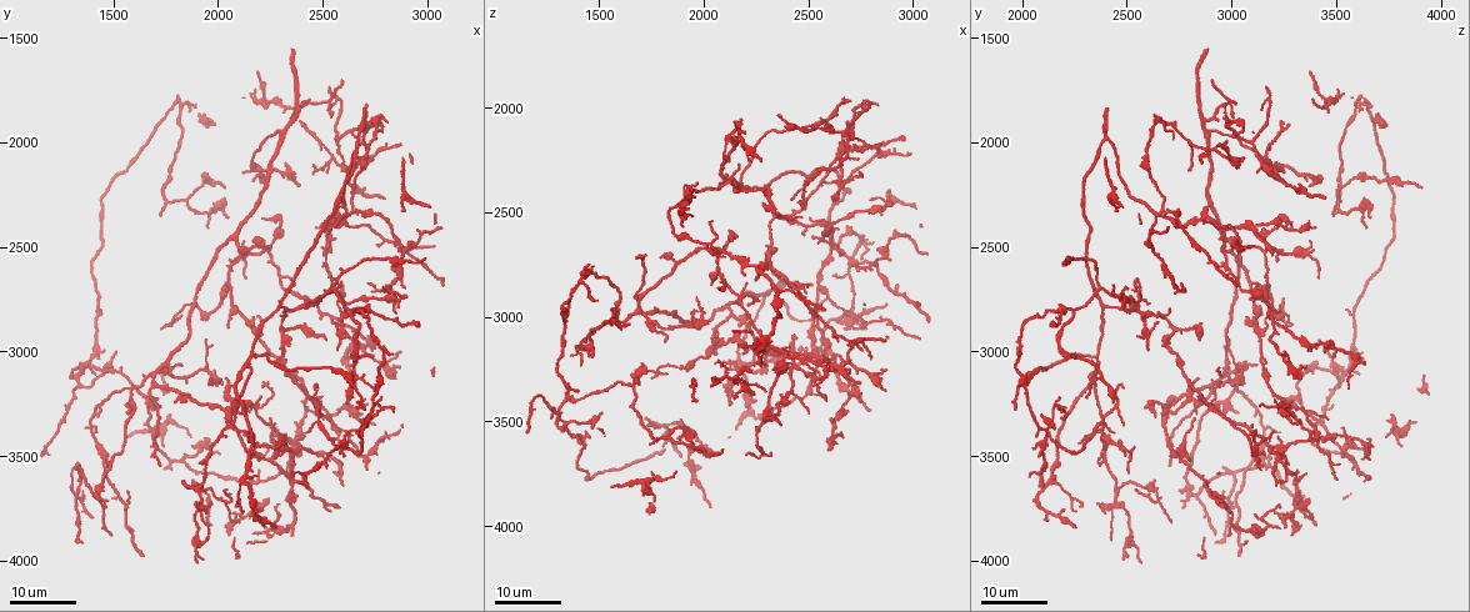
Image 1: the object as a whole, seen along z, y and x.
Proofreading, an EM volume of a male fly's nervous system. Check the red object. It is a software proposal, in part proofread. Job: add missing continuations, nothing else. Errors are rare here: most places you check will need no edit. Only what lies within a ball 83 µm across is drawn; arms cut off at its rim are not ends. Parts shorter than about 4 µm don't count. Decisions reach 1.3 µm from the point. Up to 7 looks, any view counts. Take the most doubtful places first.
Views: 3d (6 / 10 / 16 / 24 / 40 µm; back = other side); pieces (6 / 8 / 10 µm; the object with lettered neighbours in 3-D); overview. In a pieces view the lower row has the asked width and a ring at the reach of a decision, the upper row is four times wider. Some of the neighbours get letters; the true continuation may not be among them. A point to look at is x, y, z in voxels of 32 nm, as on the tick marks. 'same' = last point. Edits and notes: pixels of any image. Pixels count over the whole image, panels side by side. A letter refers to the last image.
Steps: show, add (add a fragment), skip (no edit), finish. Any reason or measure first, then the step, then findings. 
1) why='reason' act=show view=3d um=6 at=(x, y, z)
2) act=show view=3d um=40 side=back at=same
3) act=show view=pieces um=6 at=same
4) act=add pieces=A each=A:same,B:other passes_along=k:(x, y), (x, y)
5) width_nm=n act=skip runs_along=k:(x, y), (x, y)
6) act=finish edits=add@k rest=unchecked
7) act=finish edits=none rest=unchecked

why='free end' act=show view=3d um=16 at=(1730, 3530, 2700)

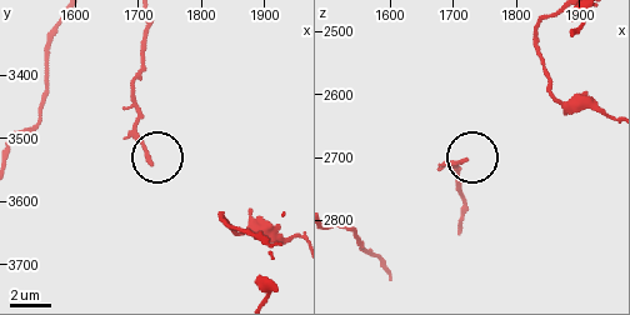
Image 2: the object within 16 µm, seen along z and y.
act=show view=3d um=10 at=(1720, 3535, 2705)

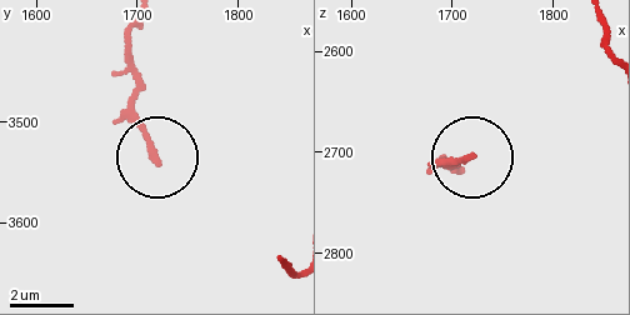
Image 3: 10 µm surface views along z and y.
why='see the neighbours' act=show view=pieces um=6 at=(1716, 3536, 2706)

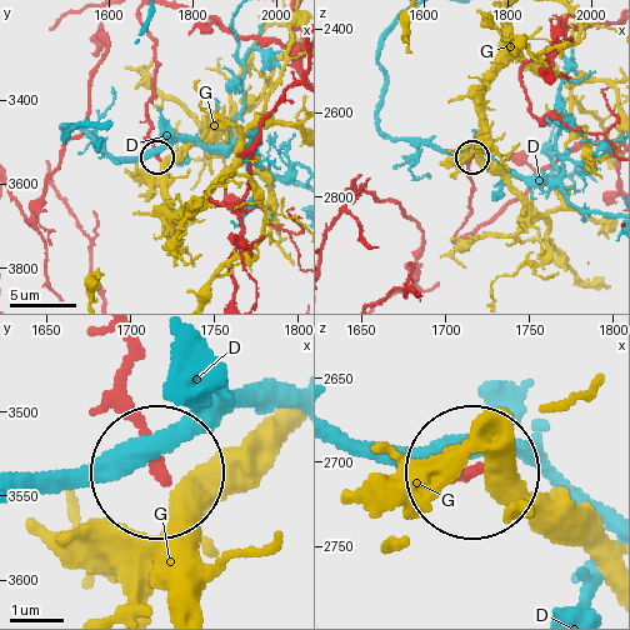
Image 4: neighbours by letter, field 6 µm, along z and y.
act=skip each=D:other,G:other found='no lettered fragment goes on from it'

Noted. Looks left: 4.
act=show view=3d um=16 at=(2390, 1910, 3240)

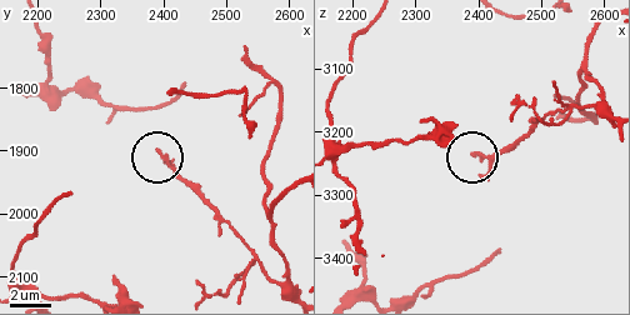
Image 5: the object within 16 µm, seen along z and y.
act=show view=pieces um=10 at=(2395, 1900, 3240)

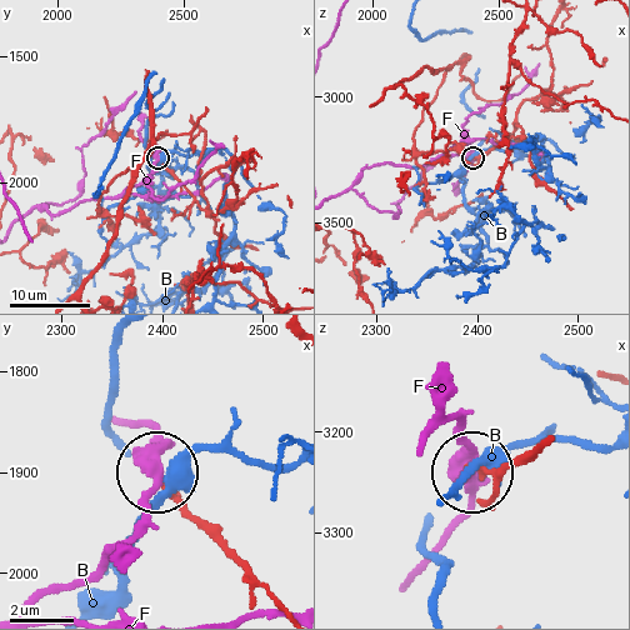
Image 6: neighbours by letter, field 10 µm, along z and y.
act=skip each=B:other,F:other found='no lettered fragment goes on from it'

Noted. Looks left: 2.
why='an open end' act=show view=3d um=16 at=(1730, 2330, 3480)

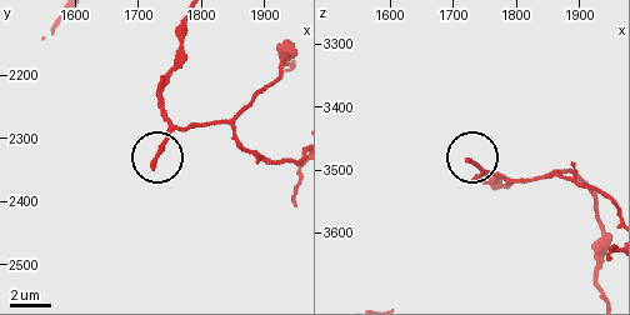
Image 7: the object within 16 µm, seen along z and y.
act=show view=pieces um=10 at=(1720, 2340, 3490)

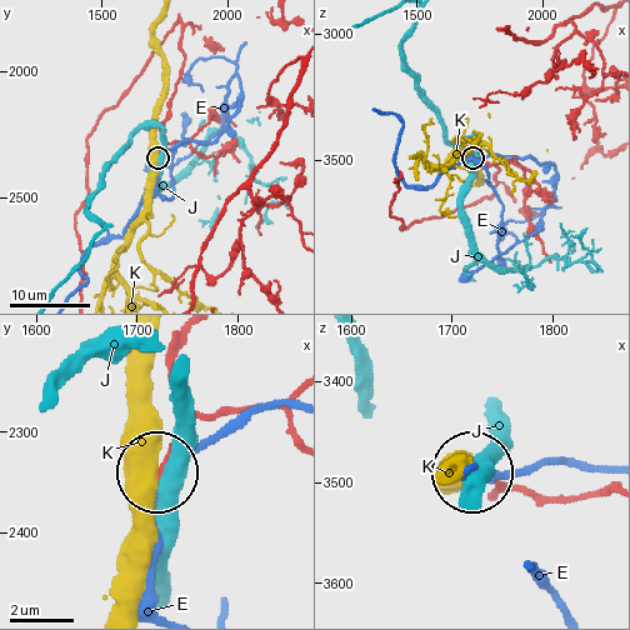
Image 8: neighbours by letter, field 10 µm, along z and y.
act=skip each=E:other,J:other,K:other runs_along=8:(181, 39), (184, 59), (158, 156) found='none of them fits'

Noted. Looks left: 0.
act=finish edits=none rest=unchecked

